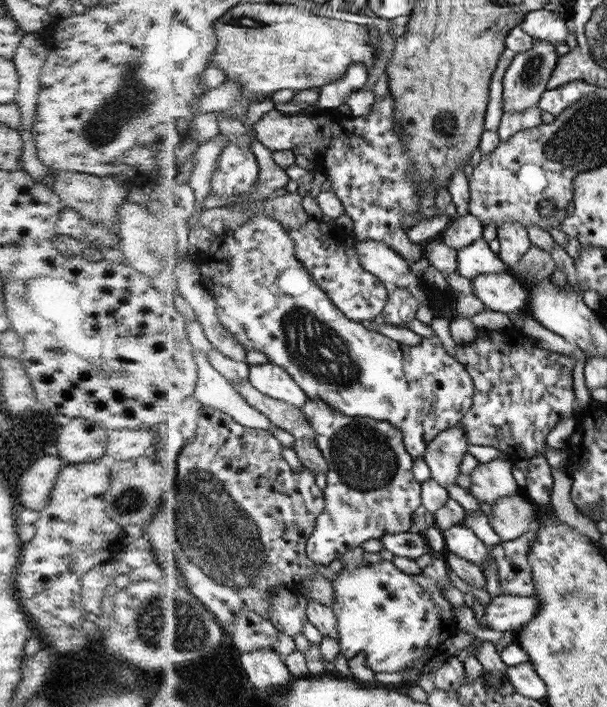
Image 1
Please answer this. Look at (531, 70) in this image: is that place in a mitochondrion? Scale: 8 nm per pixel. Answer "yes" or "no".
yes

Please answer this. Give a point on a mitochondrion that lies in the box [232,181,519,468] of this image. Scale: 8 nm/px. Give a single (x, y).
(313, 346)

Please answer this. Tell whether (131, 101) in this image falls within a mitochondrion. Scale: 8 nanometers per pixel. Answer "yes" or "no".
yes

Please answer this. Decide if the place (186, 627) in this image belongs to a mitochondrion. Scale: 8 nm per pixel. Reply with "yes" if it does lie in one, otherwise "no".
yes

